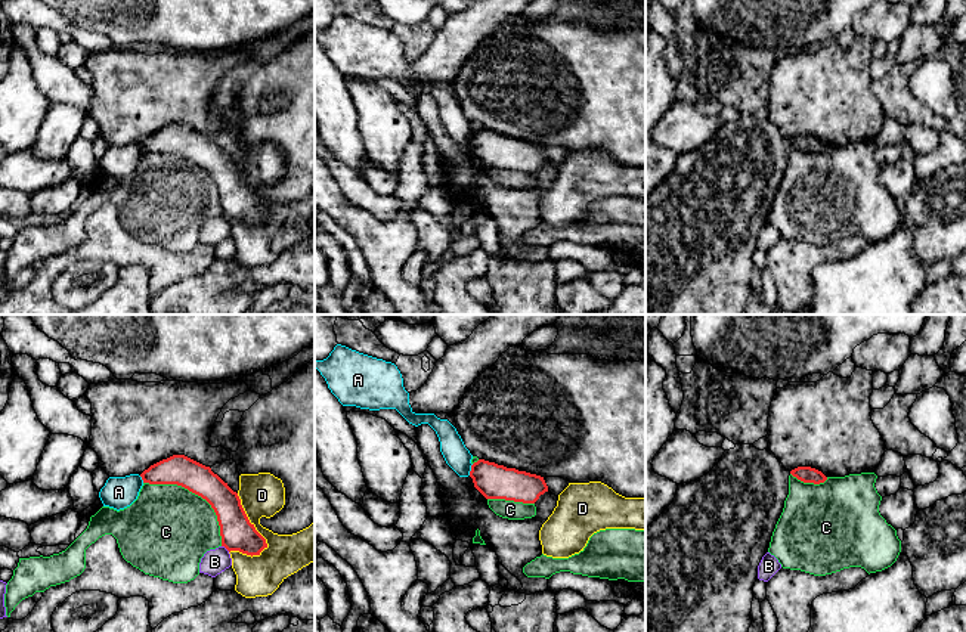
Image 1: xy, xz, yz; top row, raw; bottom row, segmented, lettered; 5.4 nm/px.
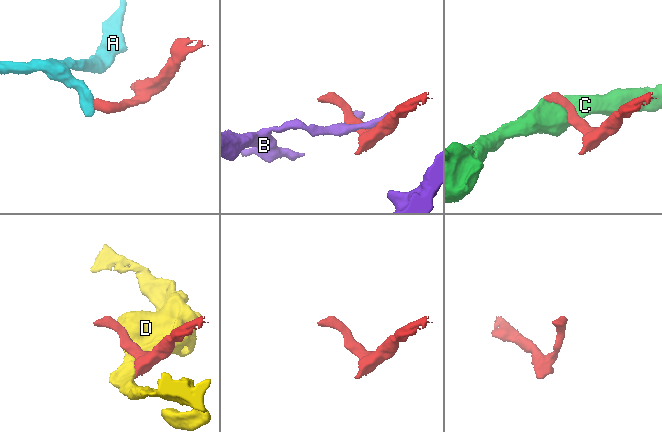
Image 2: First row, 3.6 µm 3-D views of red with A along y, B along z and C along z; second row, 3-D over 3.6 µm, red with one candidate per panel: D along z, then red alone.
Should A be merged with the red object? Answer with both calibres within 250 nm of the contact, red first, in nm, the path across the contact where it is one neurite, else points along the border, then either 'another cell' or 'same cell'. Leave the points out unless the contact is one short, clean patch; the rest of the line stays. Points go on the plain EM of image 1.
190 nm thick on the red side, 140 nm on the other; border along xz (473, 133), (468, 143); another cell

